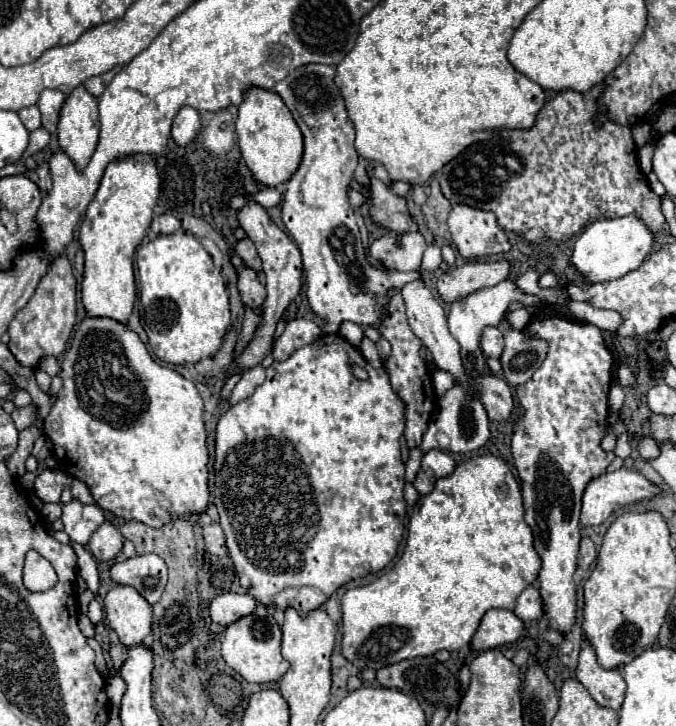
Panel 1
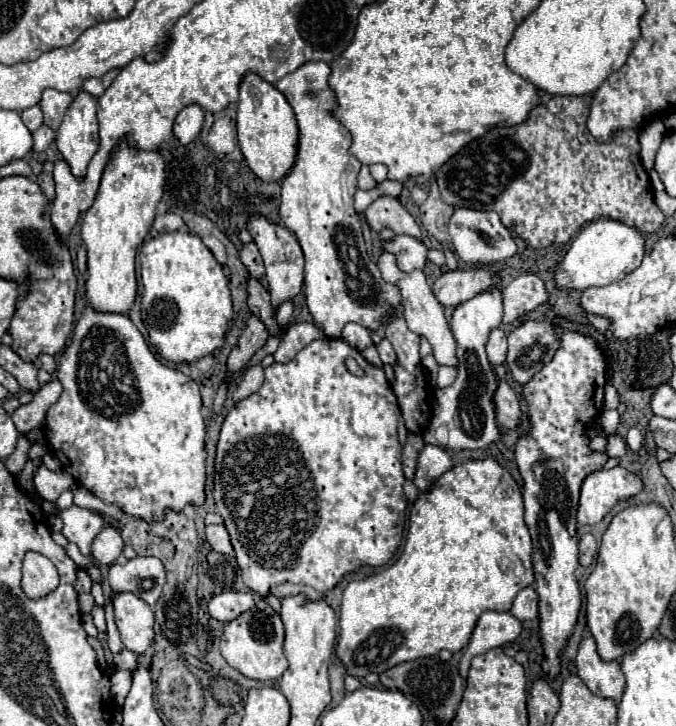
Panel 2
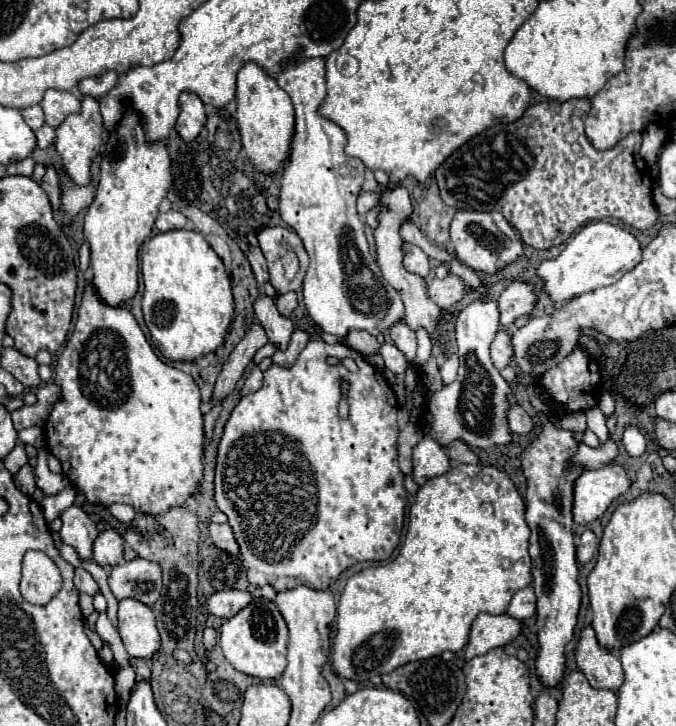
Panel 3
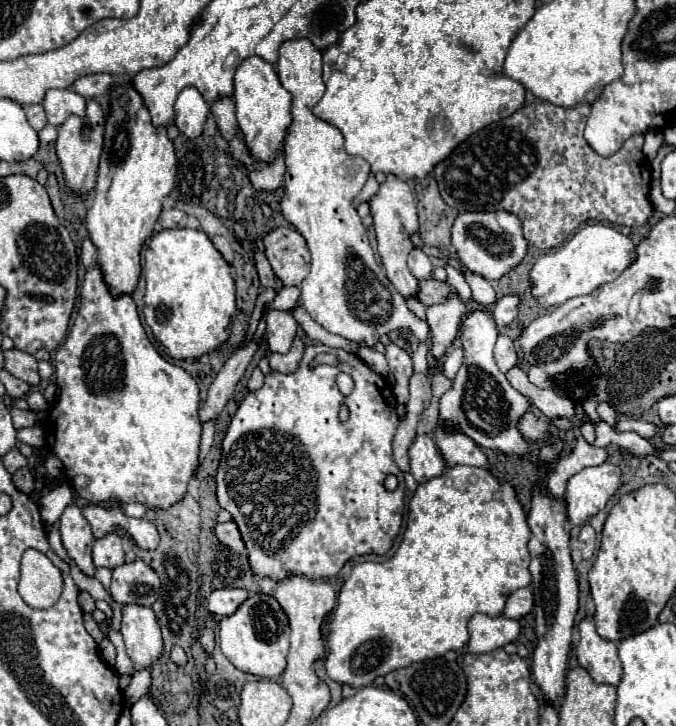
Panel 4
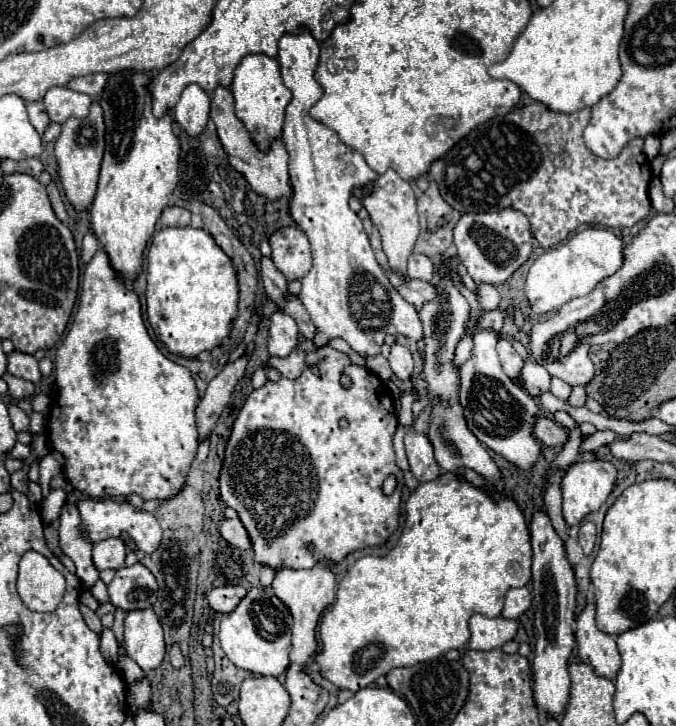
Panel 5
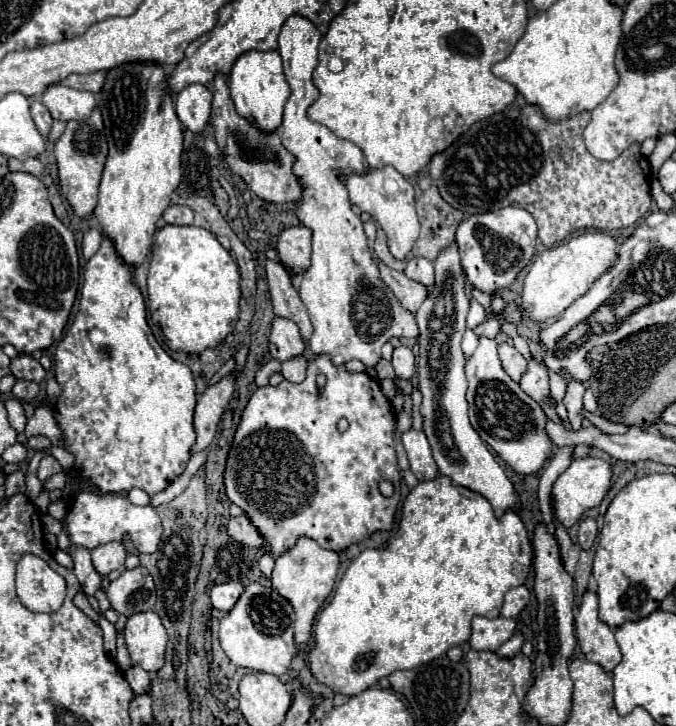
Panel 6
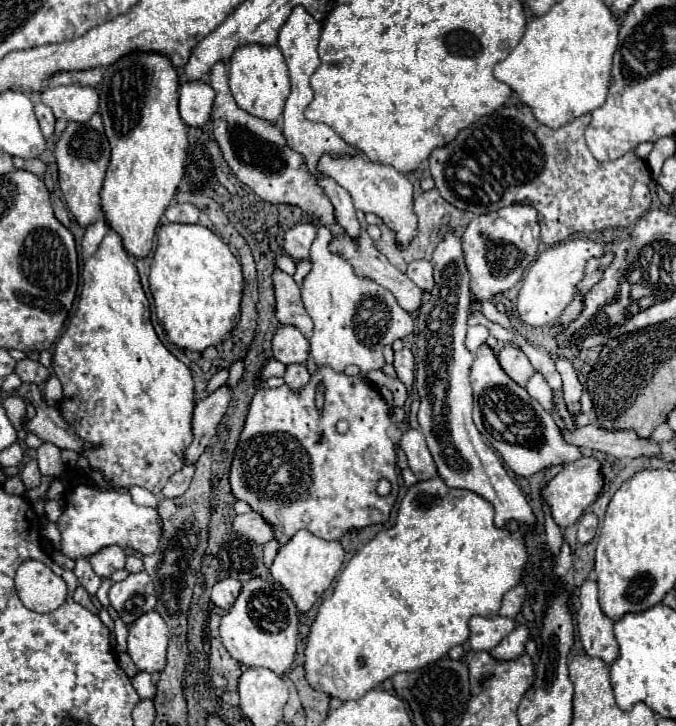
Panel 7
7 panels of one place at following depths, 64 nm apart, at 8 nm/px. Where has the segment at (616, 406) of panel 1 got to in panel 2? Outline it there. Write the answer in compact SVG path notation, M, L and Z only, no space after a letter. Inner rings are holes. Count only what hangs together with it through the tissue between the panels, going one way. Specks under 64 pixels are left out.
M612 384L604 386L604 410L613 410L618 406L618 394Z

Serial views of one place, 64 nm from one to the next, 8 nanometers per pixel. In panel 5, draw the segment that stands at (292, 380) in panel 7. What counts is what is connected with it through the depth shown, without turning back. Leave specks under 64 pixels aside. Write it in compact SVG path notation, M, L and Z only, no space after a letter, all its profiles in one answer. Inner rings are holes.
M296 348L296 350L294 350L290 356L286 356L286 358L270 358L268 364L270 364L272 368L280 370L282 376L294 380L294 378L298 378L298 376L302 374L302 370L306 368L304 356L306 356L306 354L302 352L302 348Z

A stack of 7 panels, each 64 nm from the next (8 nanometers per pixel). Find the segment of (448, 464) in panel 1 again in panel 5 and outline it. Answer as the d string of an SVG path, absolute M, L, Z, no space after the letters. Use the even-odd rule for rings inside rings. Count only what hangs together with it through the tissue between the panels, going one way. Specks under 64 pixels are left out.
M408 430L404 436L404 446L406 446L410 470L418 482L428 482L440 476L440 468L434 460L434 450L426 434Z

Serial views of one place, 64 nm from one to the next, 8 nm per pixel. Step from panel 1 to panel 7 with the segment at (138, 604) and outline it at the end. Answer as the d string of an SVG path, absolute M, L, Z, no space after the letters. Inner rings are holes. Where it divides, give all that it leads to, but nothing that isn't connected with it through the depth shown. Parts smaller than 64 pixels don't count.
M158 612L142 614L130 628L128 654L140 672L162 672L166 666L168 626Z

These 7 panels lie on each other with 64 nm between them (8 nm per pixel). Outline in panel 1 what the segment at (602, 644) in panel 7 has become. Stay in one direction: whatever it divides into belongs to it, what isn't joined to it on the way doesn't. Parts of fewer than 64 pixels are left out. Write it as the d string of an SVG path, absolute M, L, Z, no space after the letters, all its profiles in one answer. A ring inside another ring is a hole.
M584 644L578 658L576 678L586 686L590 696L598 700L598 704L606 708L618 710L622 706L622 696L626 692L626 682L622 678L620 668L602 668L596 662L596 652L592 644Z

